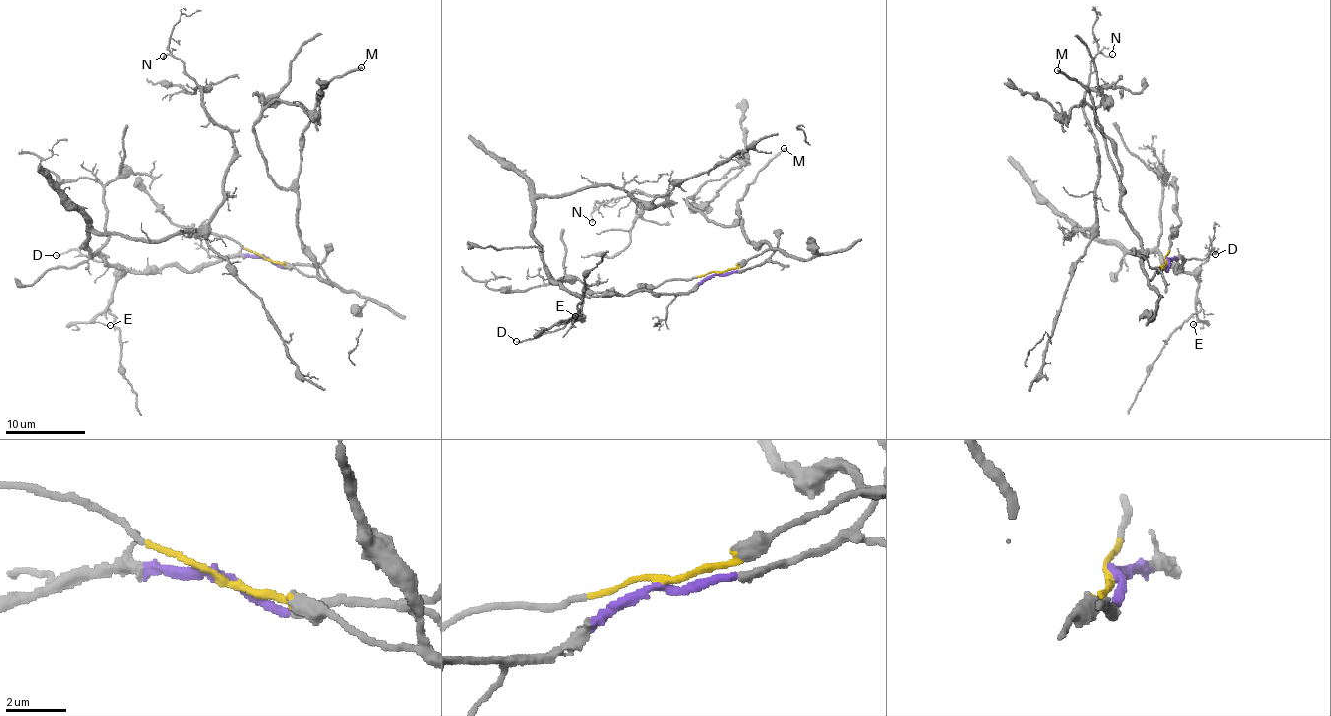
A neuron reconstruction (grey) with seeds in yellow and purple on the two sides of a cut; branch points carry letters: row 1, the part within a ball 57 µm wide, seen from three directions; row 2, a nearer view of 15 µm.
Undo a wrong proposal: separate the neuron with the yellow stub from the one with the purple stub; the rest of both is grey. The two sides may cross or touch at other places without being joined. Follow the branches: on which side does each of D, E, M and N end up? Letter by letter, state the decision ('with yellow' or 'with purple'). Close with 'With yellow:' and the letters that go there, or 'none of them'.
D: with purple
E: with purple
M: with yellow
N: with purple
With yellow: M

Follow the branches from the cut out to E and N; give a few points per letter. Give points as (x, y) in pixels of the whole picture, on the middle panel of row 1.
E: (717, 271), (687, 292), (637, 290), (585, 298), (576, 319), (559, 321), (564, 323), (574, 315)
N: (717, 271), (687, 292), (579, 297), (544, 262), (535, 198), (613, 184), (670, 201), (639, 190), (591, 221)

